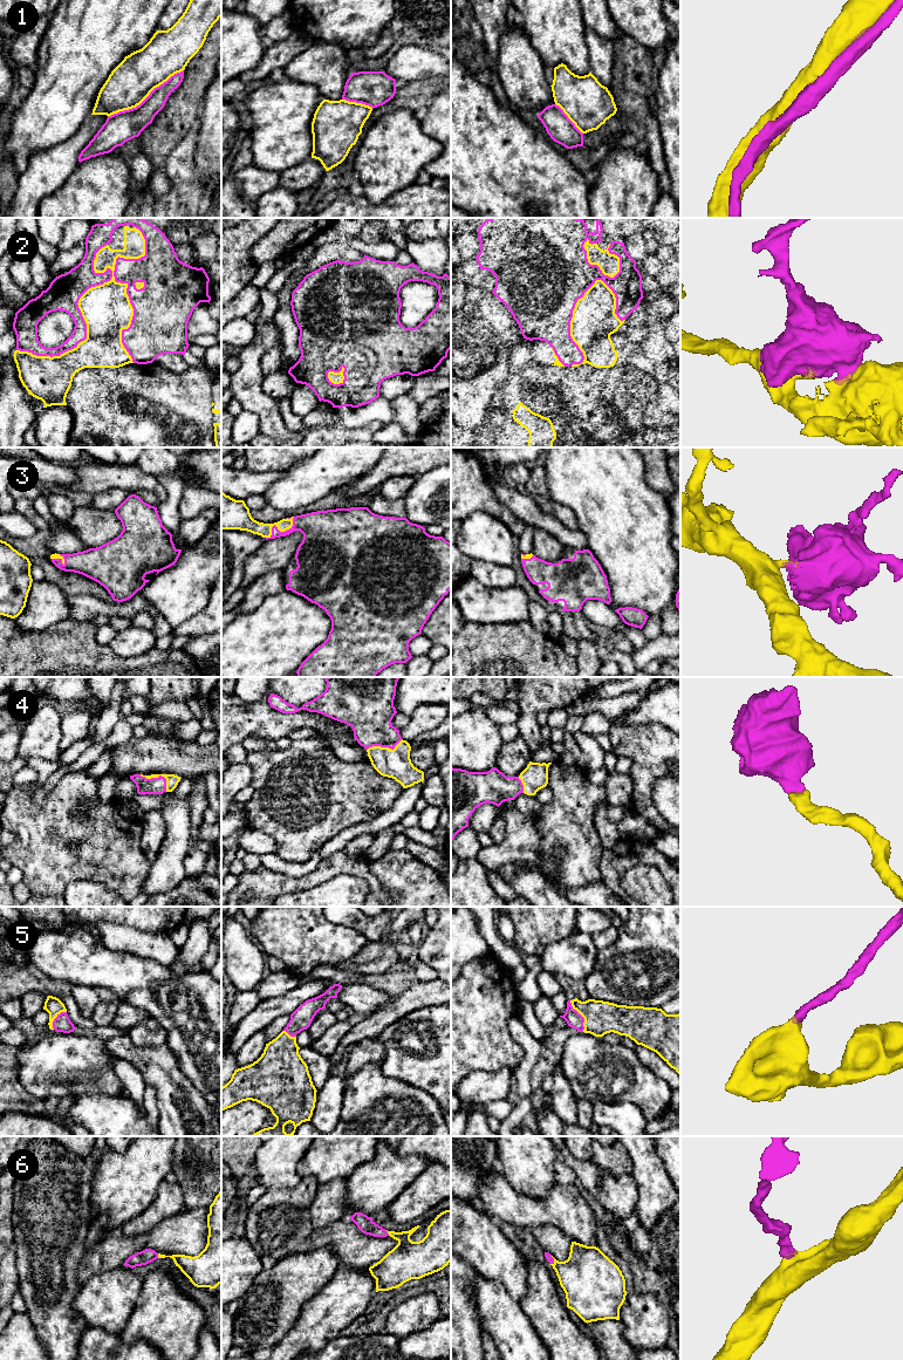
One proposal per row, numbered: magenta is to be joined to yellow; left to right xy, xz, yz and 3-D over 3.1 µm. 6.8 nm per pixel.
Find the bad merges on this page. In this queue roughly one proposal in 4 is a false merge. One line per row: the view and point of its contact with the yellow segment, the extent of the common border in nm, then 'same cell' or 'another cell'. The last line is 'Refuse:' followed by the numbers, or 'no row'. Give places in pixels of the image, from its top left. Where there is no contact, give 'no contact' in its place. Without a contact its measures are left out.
1: contact xy (145, 97); length 650 nm; same cell
2: contact xy (79, 302); length 1200 nm; another cell
3: contact xz (280, 531); length 240 nm; same cell
4: contact xy (158, 776); length 220 nm; same cell
5: contact yz (581, 1015); length 240 nm; same cell
6: contact xz (388, 1232); length 50 nm; same cell
Refuse: 2

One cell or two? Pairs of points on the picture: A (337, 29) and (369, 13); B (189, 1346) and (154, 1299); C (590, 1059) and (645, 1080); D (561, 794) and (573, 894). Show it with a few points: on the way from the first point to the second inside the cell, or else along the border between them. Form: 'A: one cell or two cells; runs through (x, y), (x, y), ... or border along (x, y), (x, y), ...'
A: one cell; runs through (346, 24), (354, 21), (361, 14)
B: one cell; runs through (177, 1334), (162, 1311)
C: one cell; runs through (604, 1072), (616, 1072), (623, 1078), (631, 1078)
D: two cells; border along (547, 879), (569, 888), (599, 881)

